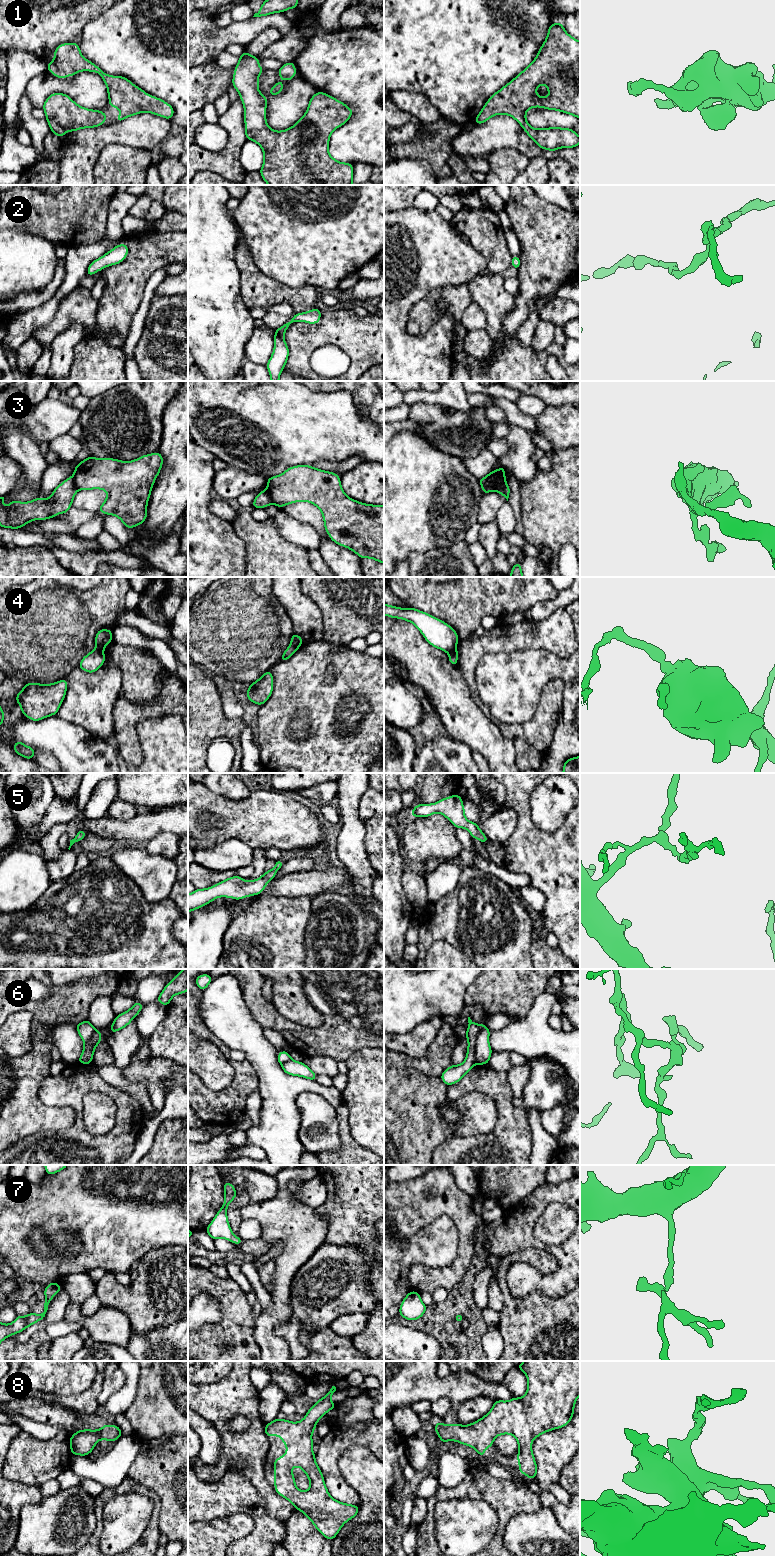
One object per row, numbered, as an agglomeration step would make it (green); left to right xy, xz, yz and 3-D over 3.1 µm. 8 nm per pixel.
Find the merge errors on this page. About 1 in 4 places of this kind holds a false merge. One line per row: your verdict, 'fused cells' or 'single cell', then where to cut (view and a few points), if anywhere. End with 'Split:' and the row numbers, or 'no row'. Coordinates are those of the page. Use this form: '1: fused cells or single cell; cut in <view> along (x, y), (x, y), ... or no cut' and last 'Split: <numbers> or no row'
1: single cell; no cut
2: single cell; no cut
3: fused cells; cut in xz along (266, 489), (273, 503)
4: fused cells; cut in xz along (291, 641), (298, 647)
5: single cell; no cut
6: fused cells; cut in yz along (484, 1025), (476, 1039), (475, 1063)
7: single cell; no cut
8: single cell; no cut
Split: 3, 4, 6

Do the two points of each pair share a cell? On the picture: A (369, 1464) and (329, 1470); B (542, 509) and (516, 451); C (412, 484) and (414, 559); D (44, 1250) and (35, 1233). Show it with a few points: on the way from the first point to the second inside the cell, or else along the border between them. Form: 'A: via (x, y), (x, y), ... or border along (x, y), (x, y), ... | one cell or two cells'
A: border along (349, 1446), (339, 1458), (339, 1471), (353, 1488) | two cells
B: border along (538, 468), (531, 479), (520, 484) | two cells
C: border along (437, 546), (425, 552), (412, 552), (407, 560) | two cells
D: via (43, 1246), (37, 1237) | one cell

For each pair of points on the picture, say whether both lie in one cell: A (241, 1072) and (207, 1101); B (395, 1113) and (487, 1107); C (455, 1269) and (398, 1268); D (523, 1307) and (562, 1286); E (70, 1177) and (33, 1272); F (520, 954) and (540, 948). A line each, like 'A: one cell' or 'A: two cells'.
A: one cell
B: one cell
C: two cells
D: two cells
E: one cell
F: two cells

